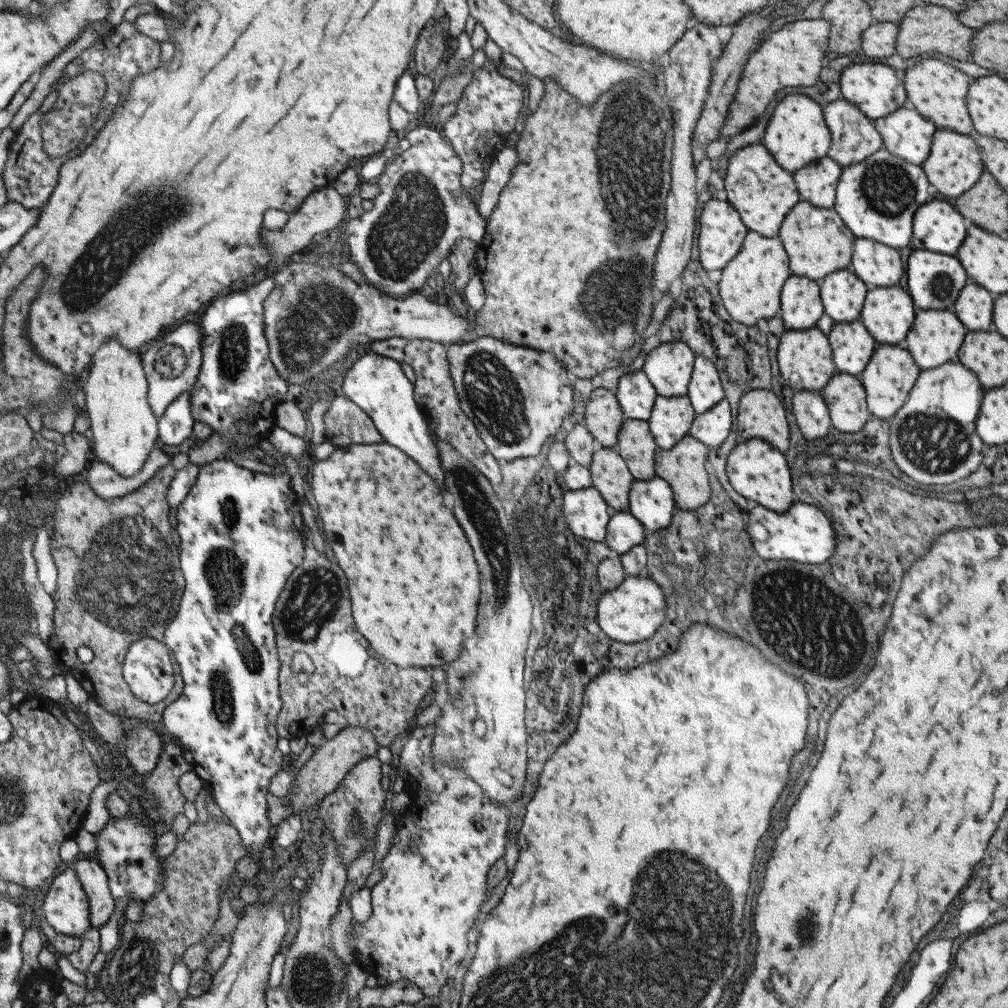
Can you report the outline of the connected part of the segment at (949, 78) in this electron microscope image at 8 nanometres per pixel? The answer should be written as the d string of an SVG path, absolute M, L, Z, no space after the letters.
M935 58L922 59L918 64L908 68L904 74L904 88L908 94L908 100L914 104L914 108L932 120L938 128L948 128L954 132L968 134L972 130L973 122L966 110L966 92L968 84L975 80L972 76L966 76L958 68Z

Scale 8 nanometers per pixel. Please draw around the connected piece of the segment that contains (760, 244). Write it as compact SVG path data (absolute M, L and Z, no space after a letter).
M756 232L746 235L740 252L722 271L720 296L732 320L744 328L754 326L762 318L772 318L781 309L781 290L790 278L789 256L778 238L764 238Z

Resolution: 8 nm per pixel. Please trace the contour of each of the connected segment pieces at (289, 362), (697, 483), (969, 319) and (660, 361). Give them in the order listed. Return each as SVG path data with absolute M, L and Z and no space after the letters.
M296 260L284 266L283 270L277 271L273 278L274 288L263 303L264 335L270 349L270 361L288 384L306 384L324 369L338 362L341 356L349 352L358 353L361 347L374 340L400 337L449 345L458 342L462 336L466 336L468 330L472 330L472 322L464 316L464 312L452 312L450 304L442 305L428 301L420 292L414 292L403 300L395 299L370 284L354 282L336 266L324 267L319 263Z
M690 435L684 436L673 448L660 449L654 458L654 471L656 475L666 480L672 488L672 494L679 510L692 510L704 506L710 498L711 475L708 470L707 460L709 446Z
M967 284L961 291L954 312L968 331L986 332L993 329L994 294L978 284Z
M684 342L662 343L646 356L644 373L660 396L687 394L695 362L694 351Z

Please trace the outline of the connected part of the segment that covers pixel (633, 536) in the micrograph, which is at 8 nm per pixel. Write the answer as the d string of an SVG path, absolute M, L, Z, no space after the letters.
M622 511L612 512L607 529L608 532L606 532L603 542L617 556L629 552L634 545L640 545L648 533L642 522L636 519L632 513Z

